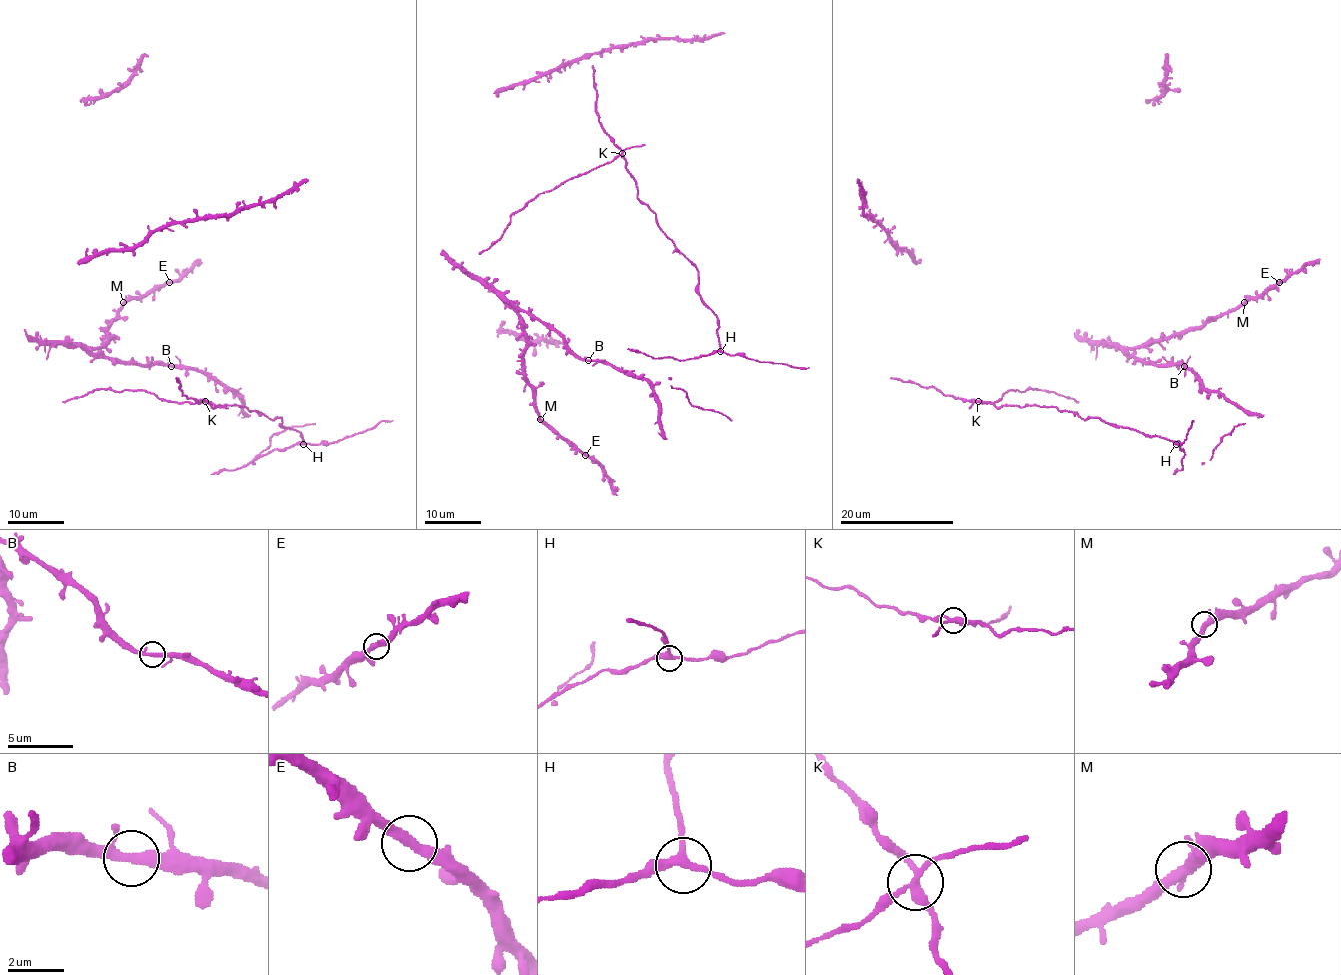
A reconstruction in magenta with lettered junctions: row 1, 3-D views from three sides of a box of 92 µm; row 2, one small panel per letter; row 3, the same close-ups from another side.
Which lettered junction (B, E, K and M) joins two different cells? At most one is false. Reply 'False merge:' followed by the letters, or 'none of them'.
False merge: none of them

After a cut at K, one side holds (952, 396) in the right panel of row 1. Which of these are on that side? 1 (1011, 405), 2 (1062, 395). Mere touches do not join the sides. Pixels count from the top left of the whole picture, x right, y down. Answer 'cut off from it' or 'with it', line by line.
1: with it
2: cut off from it

